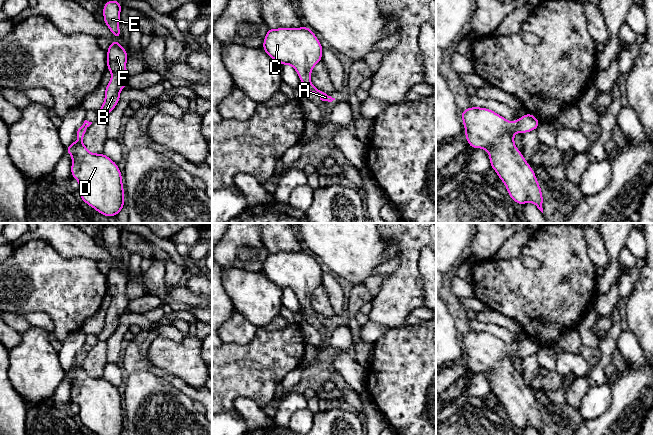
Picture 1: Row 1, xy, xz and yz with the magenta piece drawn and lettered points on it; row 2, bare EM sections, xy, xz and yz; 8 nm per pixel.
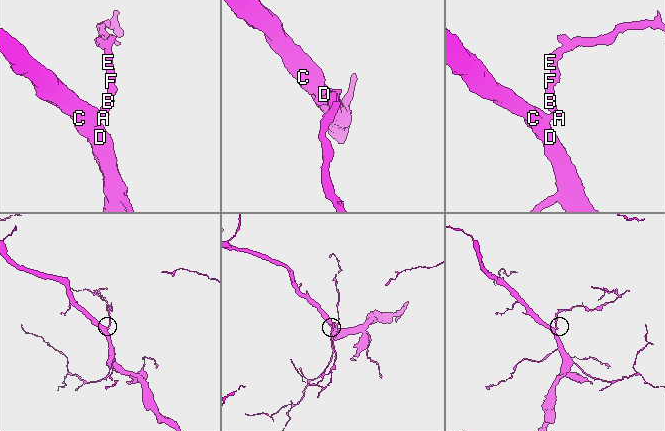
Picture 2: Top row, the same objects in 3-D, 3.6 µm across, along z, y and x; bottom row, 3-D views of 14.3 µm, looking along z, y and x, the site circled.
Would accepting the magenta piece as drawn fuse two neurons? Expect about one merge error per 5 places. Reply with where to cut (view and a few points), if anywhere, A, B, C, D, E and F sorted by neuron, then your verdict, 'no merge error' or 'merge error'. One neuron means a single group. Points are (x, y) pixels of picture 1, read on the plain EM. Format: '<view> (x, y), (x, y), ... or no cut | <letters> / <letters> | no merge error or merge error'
no cut | A B C D E F | no merge error

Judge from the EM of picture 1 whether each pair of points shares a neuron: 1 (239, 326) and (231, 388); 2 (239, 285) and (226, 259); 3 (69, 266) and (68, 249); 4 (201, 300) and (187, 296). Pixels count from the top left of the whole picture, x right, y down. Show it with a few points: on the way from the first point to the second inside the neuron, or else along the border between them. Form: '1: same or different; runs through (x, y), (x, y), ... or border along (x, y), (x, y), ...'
1: different; border along (257, 330), (254, 337), (245, 344), (223, 343)
2: different; border along (223, 267), (235, 267), (253, 272)
3: different; border along (50, 244), (63, 257), (89, 257), (92, 260)
4: same; runs through (198, 300), (190, 298)

